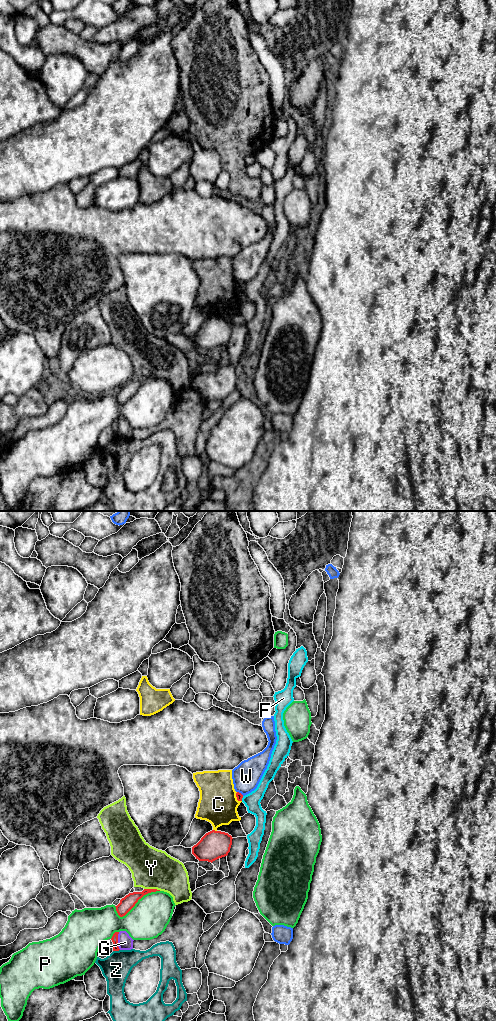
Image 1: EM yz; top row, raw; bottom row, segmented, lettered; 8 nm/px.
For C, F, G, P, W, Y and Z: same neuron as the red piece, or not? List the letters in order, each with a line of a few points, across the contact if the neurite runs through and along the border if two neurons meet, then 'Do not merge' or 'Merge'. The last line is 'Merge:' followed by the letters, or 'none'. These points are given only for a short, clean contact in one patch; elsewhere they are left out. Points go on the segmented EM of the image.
C: Do not merge
F: Line: yz (243, 796), (241, 800). Do not merge
G: Do not merge
P: Do not merge
W: Do not merge
Y: Do not merge
Z: Do not merge
Merge: none

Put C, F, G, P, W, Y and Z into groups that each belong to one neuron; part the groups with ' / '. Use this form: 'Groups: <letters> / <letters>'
Groups: C / F / G / P / W / Y / Z

